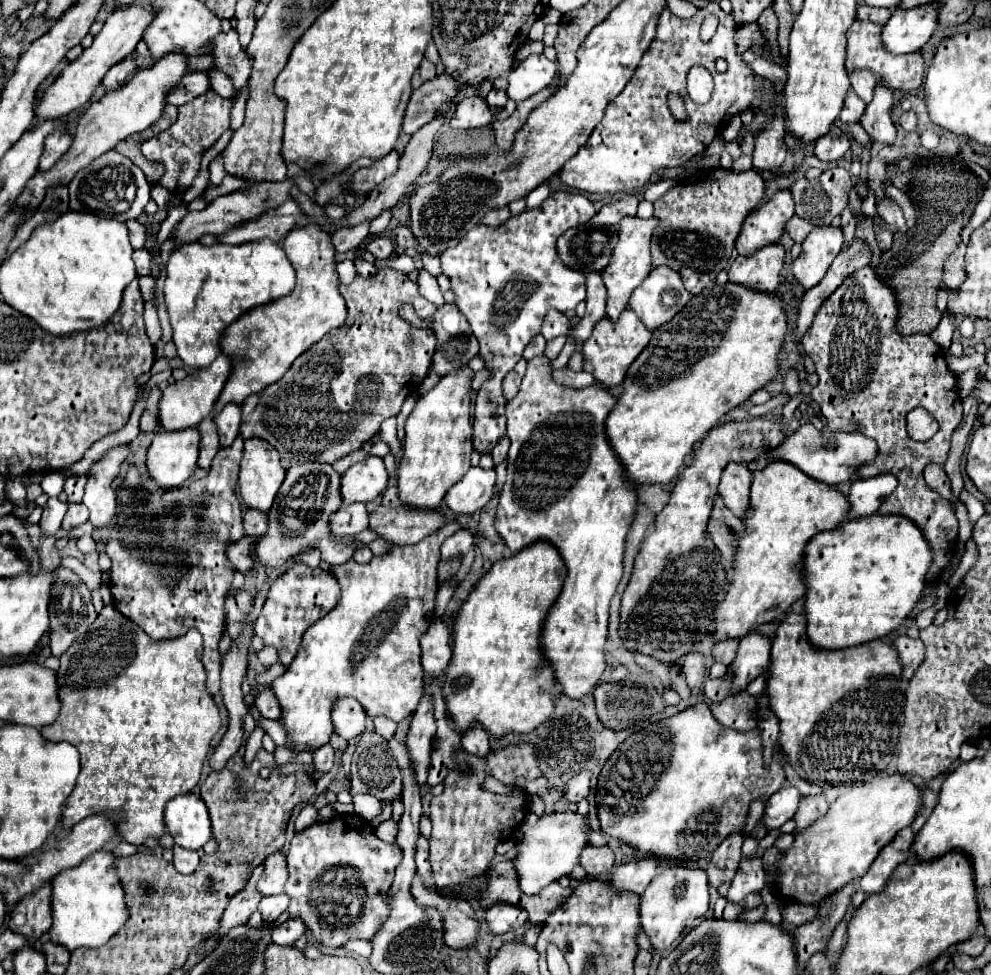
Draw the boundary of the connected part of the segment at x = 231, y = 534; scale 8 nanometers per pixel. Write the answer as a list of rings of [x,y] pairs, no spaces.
[[[239,435],[233,445],[227,449],[219,449],[213,459],[211,471],[205,479],[197,481],[197,489],[201,491],[183,491],[183,487],[175,487],[167,493],[153,493],[149,503],[143,507],[129,507],[125,513],[117,515],[111,537],[119,535],[121,543],[129,547],[129,551],[119,545],[119,541],[109,541],[105,553],[109,555],[111,567],[111,593],[115,607],[137,625],[143,627],[147,635],[153,639],[173,639],[185,635],[191,627],[195,627],[203,635],[203,665],[207,671],[207,691],[211,695],[219,693],[219,671],[221,671],[221,655],[219,655],[219,639],[225,631],[225,611],[223,601],[233,581],[233,565],[227,561],[223,551],[191,551],[191,539],[205,537],[209,543],[227,545],[227,541],[235,541],[245,537],[243,533],[243,511],[239,507],[235,485],[239,479],[239,461],[243,457],[243,437]]]

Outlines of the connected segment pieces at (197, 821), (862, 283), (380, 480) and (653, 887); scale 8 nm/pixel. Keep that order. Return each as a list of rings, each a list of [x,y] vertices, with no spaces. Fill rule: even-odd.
[[[195,793],[179,795],[167,803],[165,825],[175,843],[185,849],[199,851],[209,839],[213,839],[207,805]]]
[[[865,265],[851,273],[827,301],[819,307],[819,313],[815,315],[815,321],[811,329],[805,333],[801,339],[801,345],[805,345],[805,353],[813,359],[817,375],[819,375],[819,385],[811,391],[811,397],[819,403],[821,413],[827,419],[829,429],[837,431],[847,431],[853,423],[859,423],[859,431],[871,439],[877,441],[879,445],[879,457],[871,465],[863,465],[859,475],[855,479],[867,479],[879,473],[893,473],[899,479],[899,487],[883,501],[879,513],[893,513],[893,515],[905,515],[909,517],[915,525],[921,527],[925,533],[929,545],[935,551],[931,569],[927,579],[933,583],[941,577],[943,569],[949,567],[955,551],[957,551],[957,517],[955,517],[955,507],[943,499],[939,493],[931,491],[927,483],[923,481],[923,469],[927,463],[937,463],[945,465],[949,445],[951,445],[951,435],[961,423],[961,397],[957,393],[957,379],[955,375],[947,369],[945,363],[945,351],[929,337],[929,335],[901,335],[897,331],[899,323],[899,303],[897,303],[897,293],[887,285],[877,273],[873,265]],[[915,407],[927,409],[935,421],[939,423],[939,431],[935,437],[931,437],[925,443],[913,441],[907,435],[905,429],[905,417],[909,411]]]
[[[369,455],[367,459],[351,465],[341,475],[341,497],[343,505],[369,503],[377,499],[387,487],[389,475],[381,457]]]
[[[661,863],[659,873],[655,875],[655,879],[651,881],[651,885],[645,889],[645,893],[641,895],[641,927],[643,931],[649,935],[651,945],[655,949],[665,949],[669,947],[677,937],[681,937],[681,933],[691,927],[697,919],[701,919],[709,909],[709,879],[707,879],[707,871],[701,867],[687,867],[687,865],[671,865],[671,863]]]

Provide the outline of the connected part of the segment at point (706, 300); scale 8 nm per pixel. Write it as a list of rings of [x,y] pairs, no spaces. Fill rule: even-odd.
[[[727,281],[723,285],[713,285],[711,289],[703,289],[703,293],[693,295],[691,301],[667,325],[661,325],[659,329],[655,329],[649,345],[633,361],[633,365],[631,365],[631,369],[627,373],[627,379],[623,381],[623,393],[619,395],[619,403],[609,413],[609,417],[605,421],[607,437],[609,437],[615,453],[619,455],[619,459],[621,459],[625,471],[627,471],[627,477],[631,477],[631,481],[635,481],[637,485],[643,485],[643,483],[667,485],[667,483],[671,483],[677,477],[677,473],[681,471],[681,467],[685,465],[687,457],[693,453],[695,443],[699,443],[719,423],[719,419],[725,413],[729,413],[731,409],[739,407],[755,391],[763,389],[773,377],[777,377],[777,373],[779,373],[779,359],[783,355],[783,341],[785,341],[787,331],[789,331],[789,323],[787,323],[785,303],[783,303],[783,299],[779,295],[775,295],[775,293],[759,293],[757,289],[747,289],[745,285],[733,285],[731,281]]]

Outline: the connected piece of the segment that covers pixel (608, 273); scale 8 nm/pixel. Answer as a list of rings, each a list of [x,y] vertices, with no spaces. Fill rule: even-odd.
[[[627,217],[619,225],[619,243],[617,243],[617,247],[611,255],[611,261],[609,261],[607,269],[603,271],[603,281],[605,281],[605,287],[607,287],[607,317],[613,319],[613,321],[627,307],[633,289],[651,271],[651,233],[655,231],[655,225],[659,225],[657,217],[649,217],[649,219]]]

